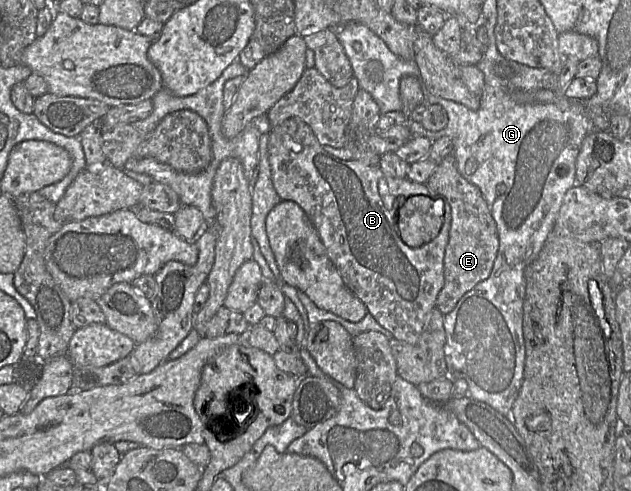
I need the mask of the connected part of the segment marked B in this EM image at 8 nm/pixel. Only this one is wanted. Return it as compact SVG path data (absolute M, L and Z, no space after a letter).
M290 118L285 120L281 124L271 128L268 135L268 152L271 165L272 180L274 188L279 197L284 201L289 200L296 202L304 210L304 212L307 214L308 218L314 225L315 229L317 230L321 241L325 246L327 255L340 273L344 284L365 304L368 313L372 315L382 327L390 331L395 339L410 344L417 343L425 329L426 323L432 310L436 307L436 301L439 292L444 286L444 255L446 246L448 244L449 231L451 226L451 210L448 203L443 206L443 212L441 213L443 225L439 234L429 243L418 248L412 248L406 245L399 236L396 226L396 213L399 207L406 201L406 199L412 196L427 196L434 202L437 202L438 199L441 197L437 197L435 194L431 193L426 184L416 183L407 178L392 178L386 175L379 168L379 166L368 165L361 160L351 159L346 161L334 157L333 155L326 152L326 150L322 147L310 126L299 118Z

